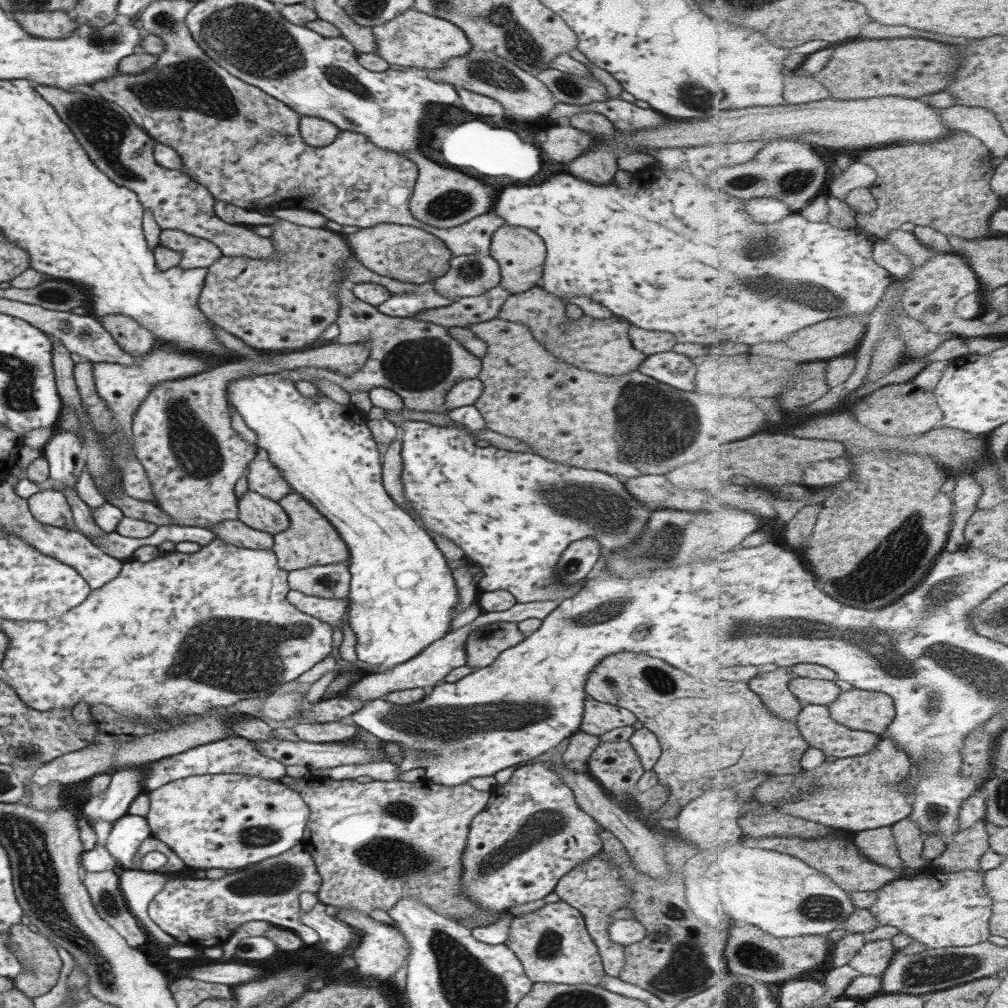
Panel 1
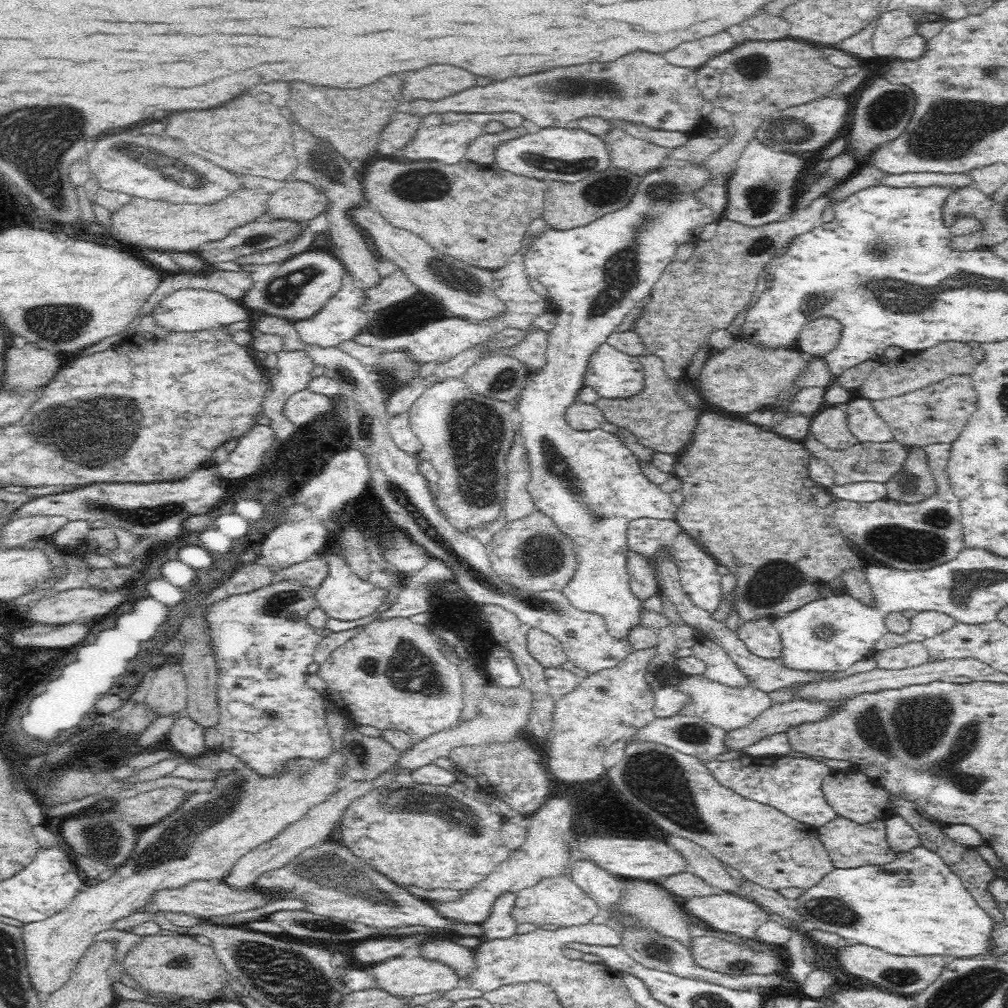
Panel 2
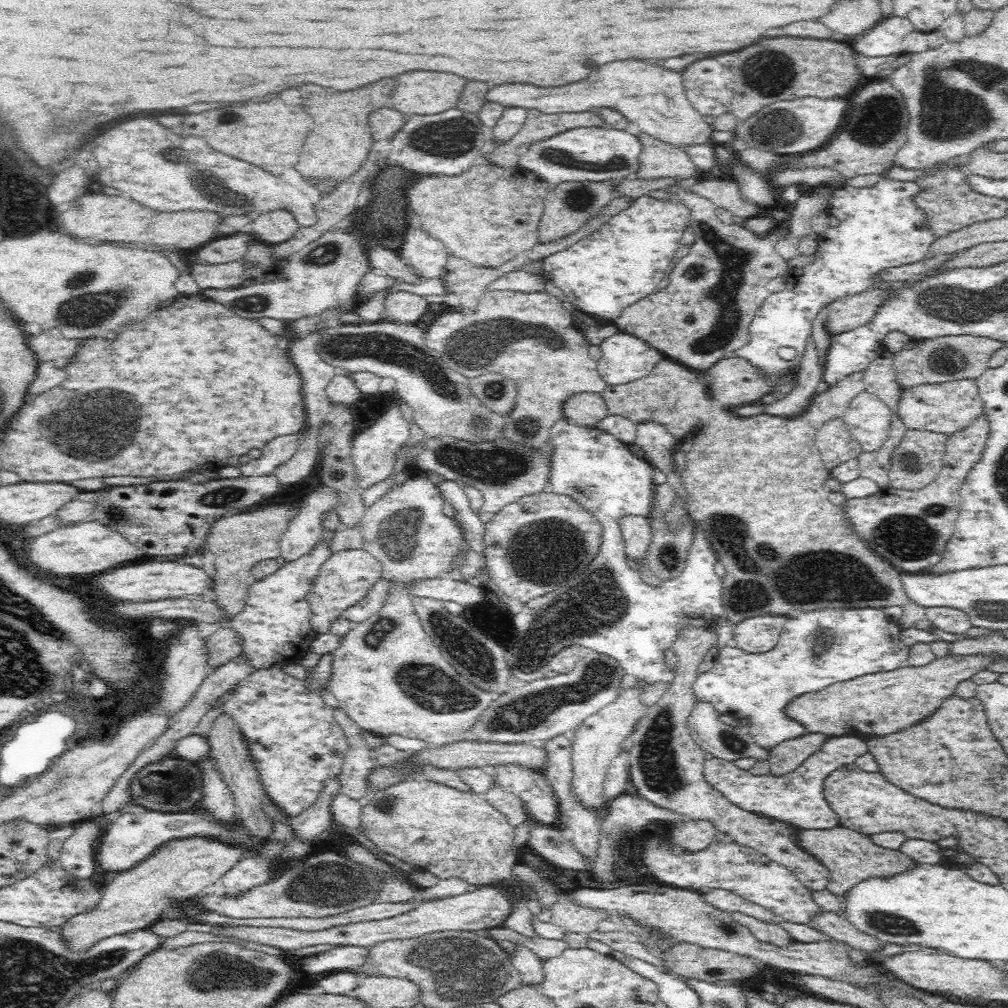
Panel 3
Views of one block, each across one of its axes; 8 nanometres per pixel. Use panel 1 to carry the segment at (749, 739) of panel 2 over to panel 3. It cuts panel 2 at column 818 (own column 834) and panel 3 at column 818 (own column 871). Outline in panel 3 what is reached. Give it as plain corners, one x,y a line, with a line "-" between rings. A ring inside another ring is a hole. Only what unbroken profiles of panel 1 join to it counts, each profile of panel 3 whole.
948,654
925,666
905,665
885,673
836,682
786,704
784,716
802,725
805,732
828,734
831,737
852,735
864,739
865,735
890,734
932,714
940,703
955,693
960,682
971,679
976,672
986,671
988,664
990,660
986,655
957,657

